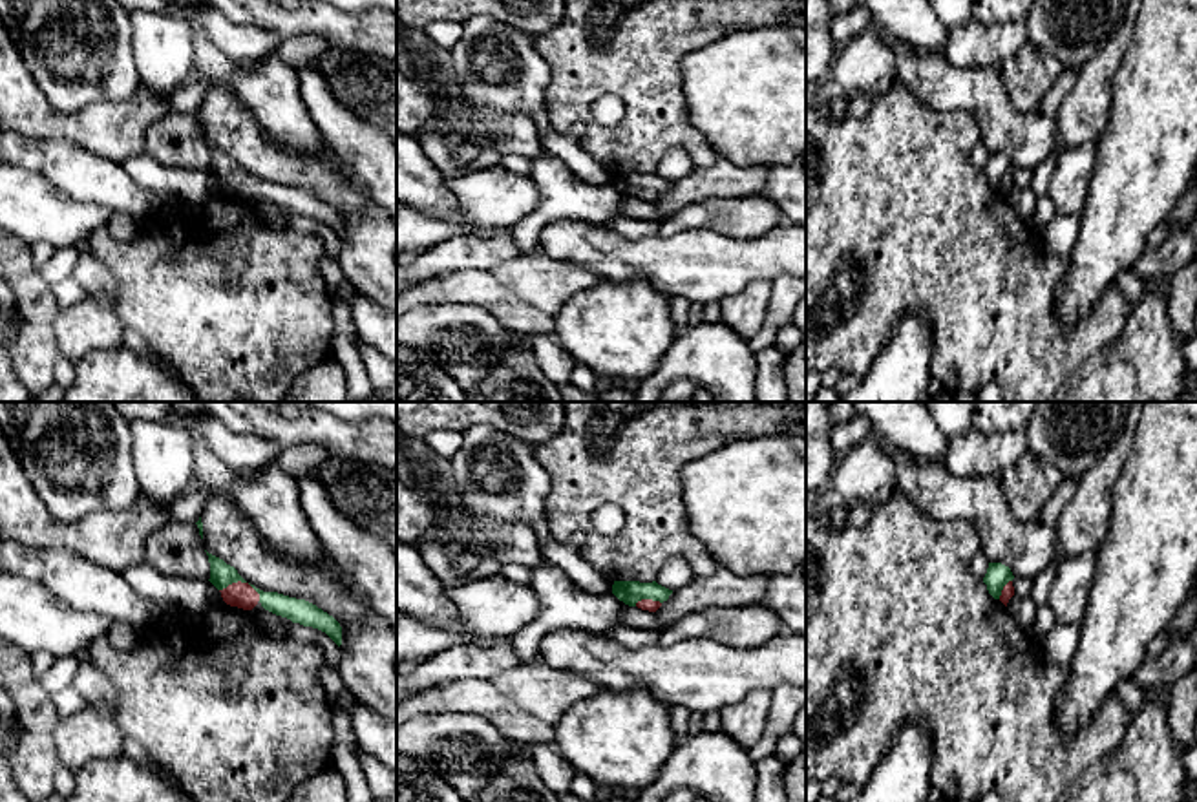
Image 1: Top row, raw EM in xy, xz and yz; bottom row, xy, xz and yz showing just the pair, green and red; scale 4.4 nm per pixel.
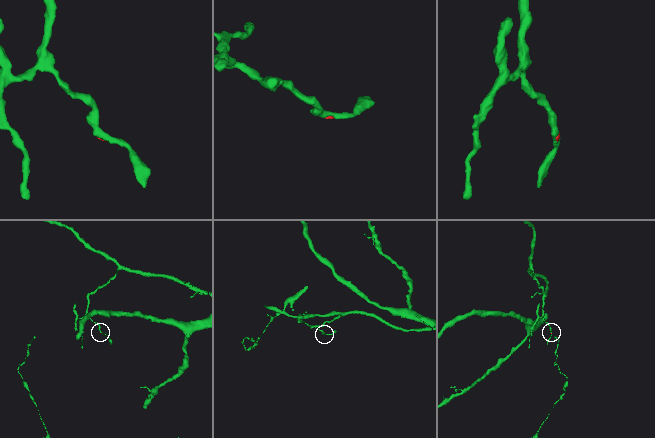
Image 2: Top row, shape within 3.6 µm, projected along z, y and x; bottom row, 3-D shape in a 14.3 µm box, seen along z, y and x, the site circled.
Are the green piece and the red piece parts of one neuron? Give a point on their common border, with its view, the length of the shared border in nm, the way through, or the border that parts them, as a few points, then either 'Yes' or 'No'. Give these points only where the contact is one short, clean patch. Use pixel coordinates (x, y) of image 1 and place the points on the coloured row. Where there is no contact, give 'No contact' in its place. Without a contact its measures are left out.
Touches green at xy (242, 581). Shared border 190 nm. Path across: xy (222, 574), (229, 581), (242, 581), (238, 594). Yes

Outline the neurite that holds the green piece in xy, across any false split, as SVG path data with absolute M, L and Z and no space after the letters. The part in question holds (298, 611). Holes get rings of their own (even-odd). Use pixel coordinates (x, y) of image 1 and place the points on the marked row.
M208 552L207 555L210 563L208 581L221 592L221 597L227 605L252 610L260 603L265 610L287 617L292 623L318 628L325 632L338 647L342 645L340 623L316 605L278 592L263 592L254 585L247 583L238 574L238 570L227 565L223 559Z

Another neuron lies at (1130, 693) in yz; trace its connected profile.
M1128 680L1115 689L1115 694L1129 712L1137 712L1142 705L1142 687L1135 680Z

